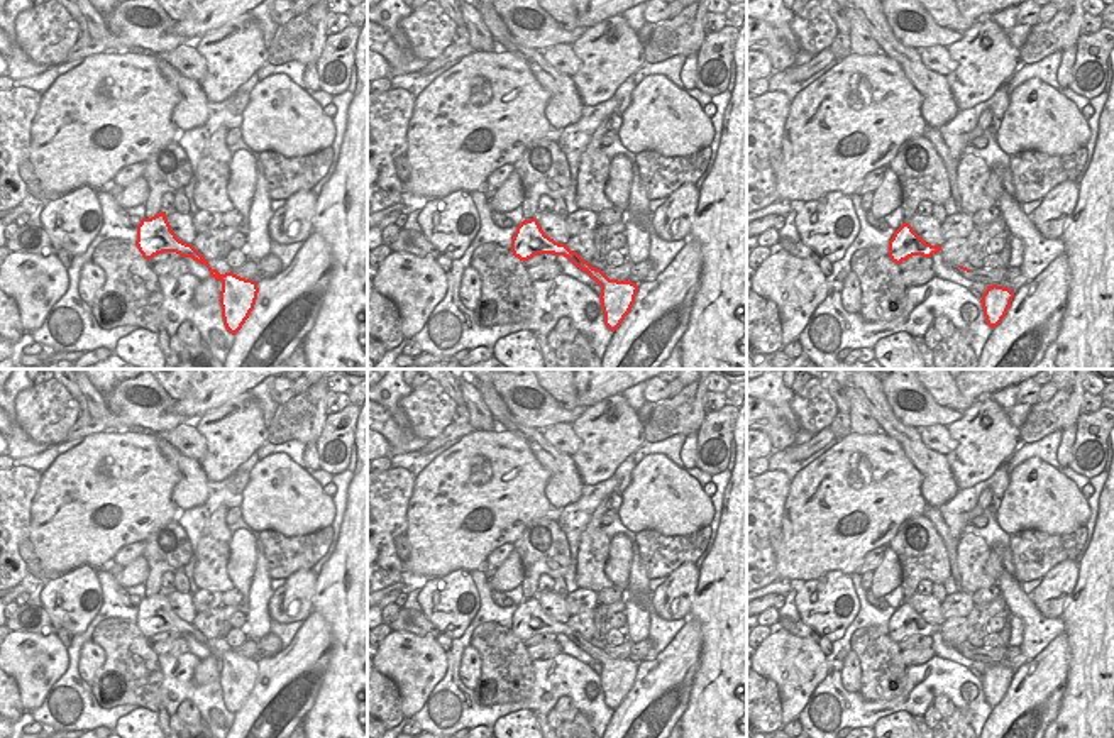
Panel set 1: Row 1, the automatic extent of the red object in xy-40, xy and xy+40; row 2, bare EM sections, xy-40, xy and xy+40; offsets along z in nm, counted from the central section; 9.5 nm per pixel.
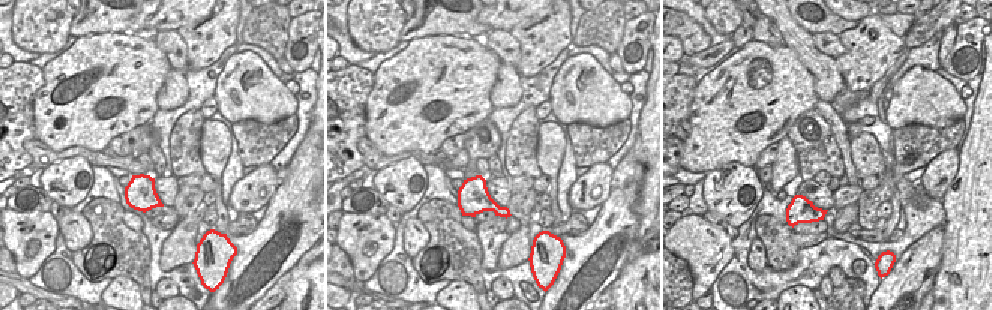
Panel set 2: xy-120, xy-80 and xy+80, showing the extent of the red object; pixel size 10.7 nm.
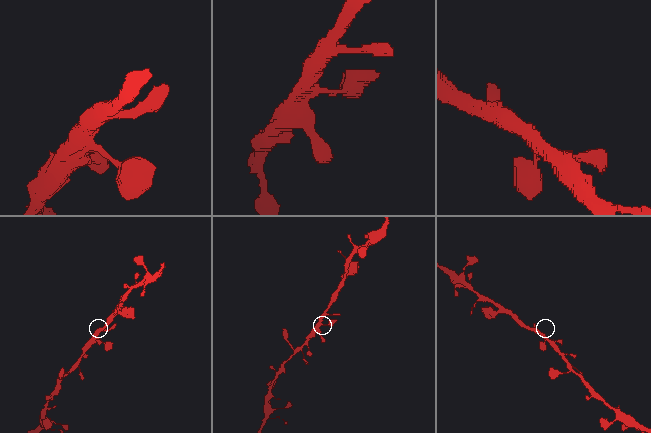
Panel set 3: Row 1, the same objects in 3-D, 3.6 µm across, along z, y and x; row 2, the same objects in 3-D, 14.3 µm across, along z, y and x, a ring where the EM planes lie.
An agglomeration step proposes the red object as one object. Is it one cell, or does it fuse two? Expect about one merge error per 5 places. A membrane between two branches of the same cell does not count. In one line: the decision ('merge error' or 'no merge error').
no merge error

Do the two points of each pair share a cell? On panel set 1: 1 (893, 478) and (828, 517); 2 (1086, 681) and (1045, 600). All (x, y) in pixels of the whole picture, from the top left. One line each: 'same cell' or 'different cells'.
1: same cell
2: different cells

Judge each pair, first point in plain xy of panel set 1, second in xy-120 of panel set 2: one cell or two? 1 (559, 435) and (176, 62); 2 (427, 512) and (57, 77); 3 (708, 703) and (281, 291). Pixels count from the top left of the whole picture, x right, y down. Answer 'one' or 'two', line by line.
1: one
2: one
3: two

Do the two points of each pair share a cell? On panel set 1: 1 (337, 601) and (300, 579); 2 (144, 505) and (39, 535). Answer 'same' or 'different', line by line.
1: different
2: same

